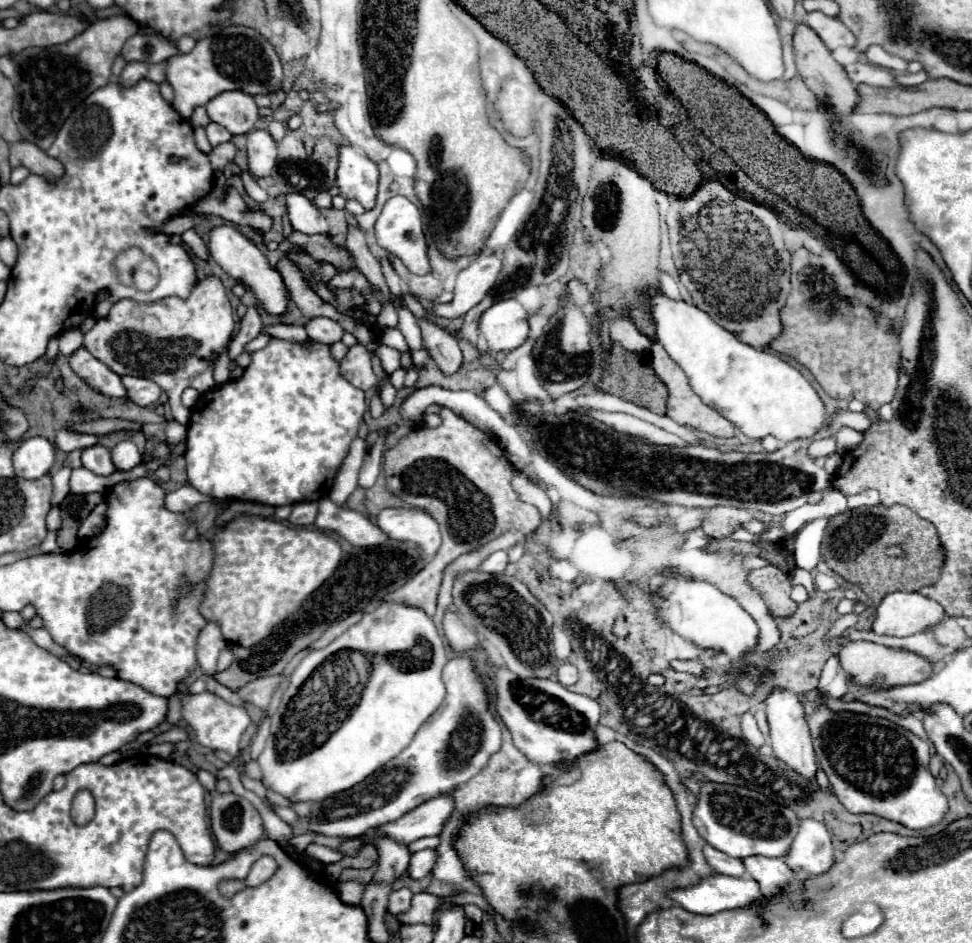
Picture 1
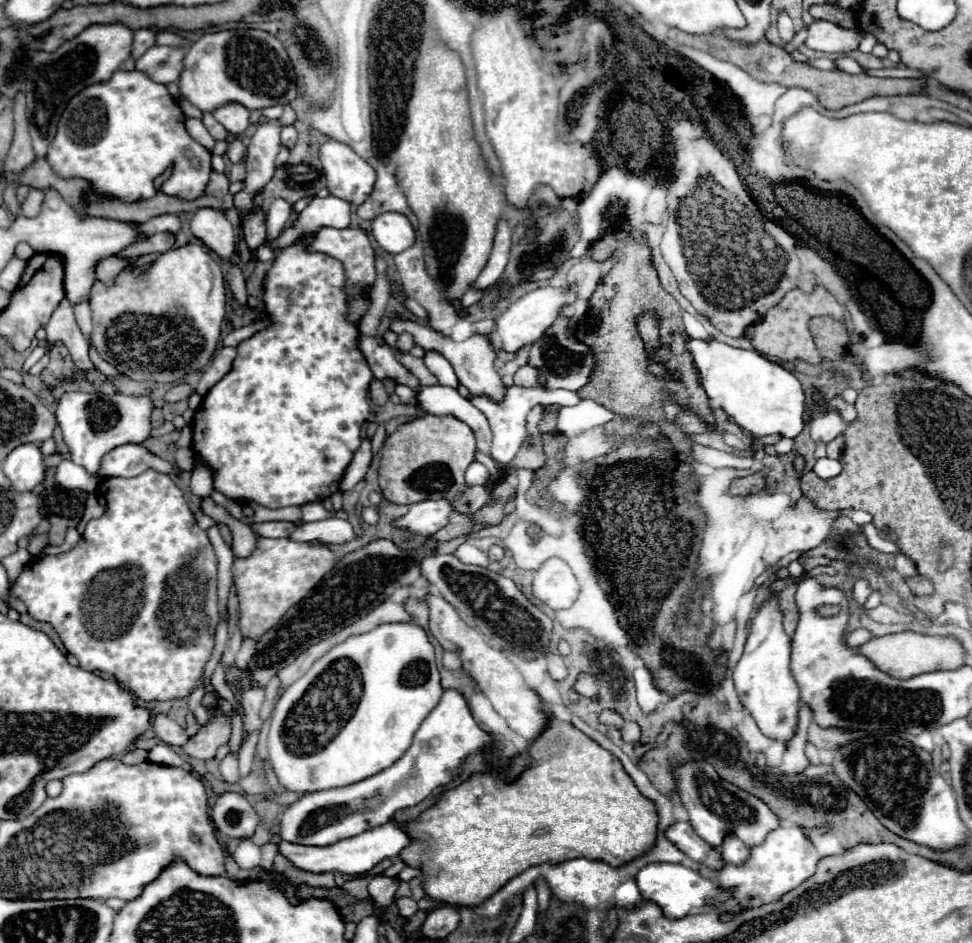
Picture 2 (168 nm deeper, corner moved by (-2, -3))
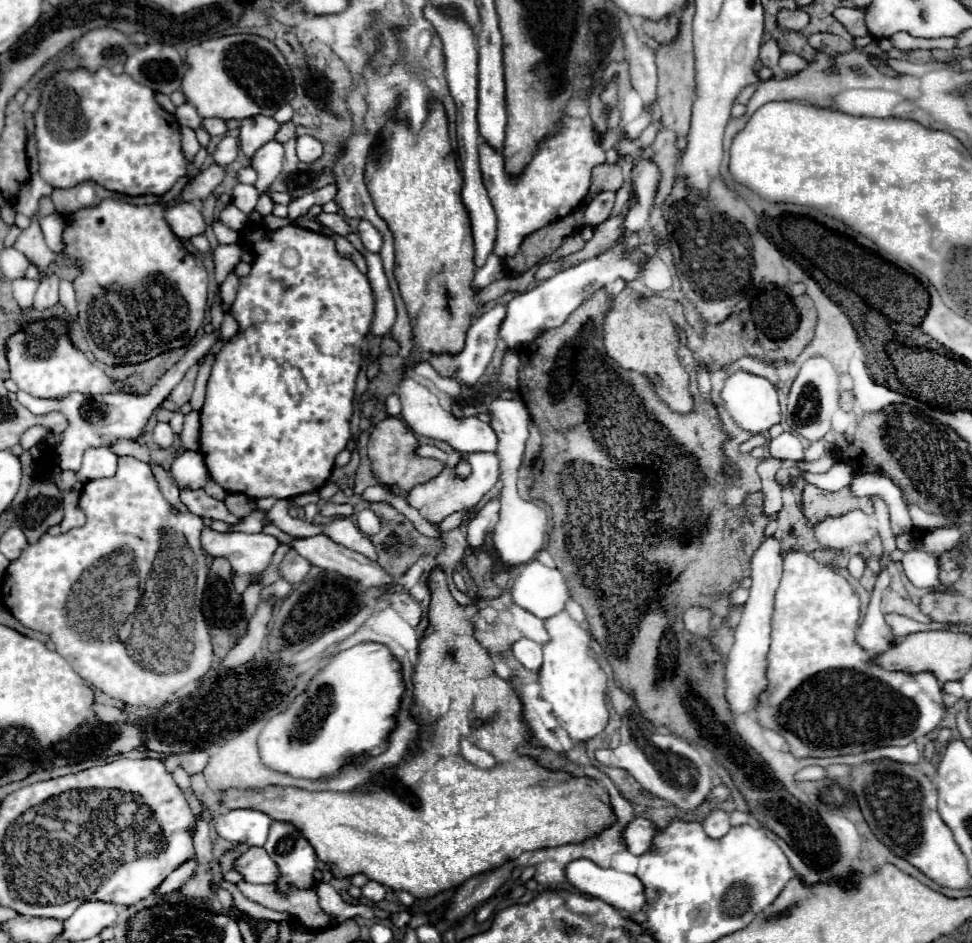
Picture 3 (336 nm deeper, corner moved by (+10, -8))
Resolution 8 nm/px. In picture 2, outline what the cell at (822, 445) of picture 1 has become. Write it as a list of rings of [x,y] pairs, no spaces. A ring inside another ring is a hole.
[[[824,403],[814,413],[812,425],[810,425],[810,437],[816,443],[830,443],[846,429],[846,423],[840,419],[836,411],[824,411]]]

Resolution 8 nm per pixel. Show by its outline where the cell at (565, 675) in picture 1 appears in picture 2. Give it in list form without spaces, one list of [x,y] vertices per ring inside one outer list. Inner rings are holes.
[[[546,653],[546,663],[548,663],[548,671],[550,671],[550,677],[552,679],[564,681],[568,677],[568,667],[564,665],[564,659],[560,655]]]

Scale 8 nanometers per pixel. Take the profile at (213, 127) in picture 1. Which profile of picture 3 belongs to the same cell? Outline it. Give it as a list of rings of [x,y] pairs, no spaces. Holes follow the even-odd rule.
[[[188,102],[182,104],[182,106],[178,106],[176,112],[174,112],[174,116],[176,116],[176,120],[178,120],[180,126],[188,126],[192,130],[196,130],[196,128],[202,126],[202,118],[198,116],[196,108],[192,104],[188,104]]]

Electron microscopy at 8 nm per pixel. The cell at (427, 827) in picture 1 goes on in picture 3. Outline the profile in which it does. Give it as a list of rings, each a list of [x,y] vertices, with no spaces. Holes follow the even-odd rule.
[[[248,848],[234,860],[234,870],[250,884],[270,884],[278,878],[278,868],[264,848]]]

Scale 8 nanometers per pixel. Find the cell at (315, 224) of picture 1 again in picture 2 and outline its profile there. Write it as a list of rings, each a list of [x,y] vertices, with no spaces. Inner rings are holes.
[[[320,227],[318,231],[308,233],[306,237],[310,237],[308,249],[310,251],[318,251],[318,253],[326,253],[334,259],[338,259],[344,265],[346,271],[346,285],[344,291],[348,295],[348,313],[346,319],[352,325],[358,325],[360,319],[368,313],[370,309],[370,289],[376,281],[376,267],[374,267],[374,251],[372,245],[368,241],[368,235],[362,233],[360,229],[332,229],[332,227]]]

